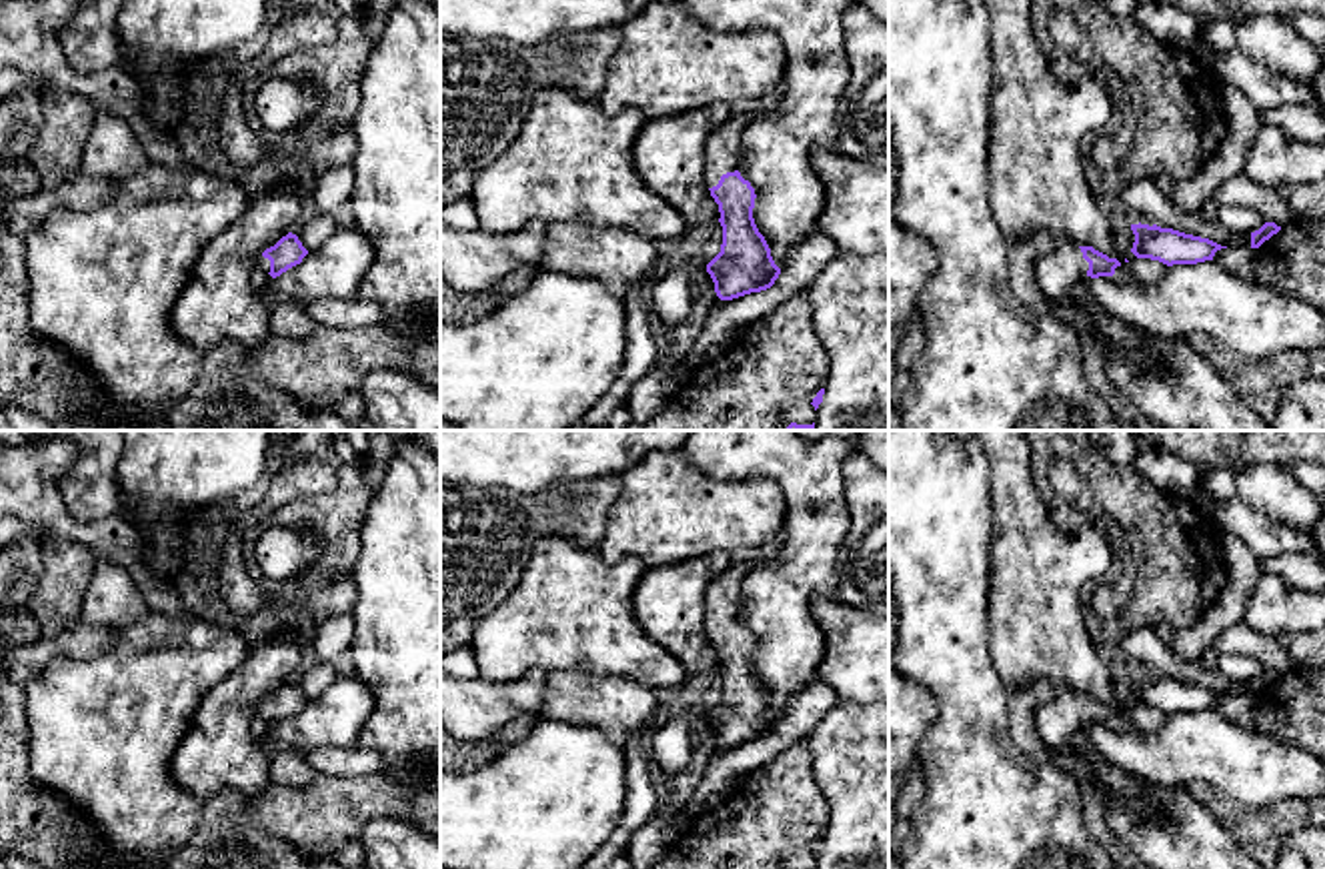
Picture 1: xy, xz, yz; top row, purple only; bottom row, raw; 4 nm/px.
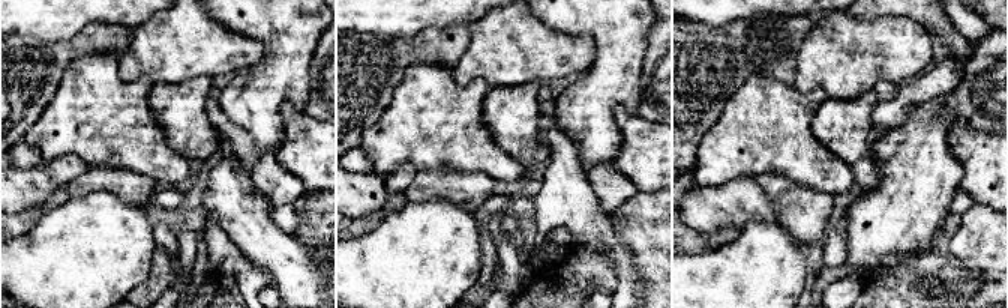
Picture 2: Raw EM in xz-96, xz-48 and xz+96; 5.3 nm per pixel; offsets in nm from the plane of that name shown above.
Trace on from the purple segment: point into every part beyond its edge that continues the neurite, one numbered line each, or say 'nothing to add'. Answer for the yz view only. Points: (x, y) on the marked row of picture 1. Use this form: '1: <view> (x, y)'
1: yz (1055, 273)

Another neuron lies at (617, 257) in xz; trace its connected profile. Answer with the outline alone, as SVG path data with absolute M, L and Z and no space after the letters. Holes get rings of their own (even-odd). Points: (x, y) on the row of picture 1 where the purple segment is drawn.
M552 222L544 234L544 266L594 276L618 298L656 264L654 242L628 228Z

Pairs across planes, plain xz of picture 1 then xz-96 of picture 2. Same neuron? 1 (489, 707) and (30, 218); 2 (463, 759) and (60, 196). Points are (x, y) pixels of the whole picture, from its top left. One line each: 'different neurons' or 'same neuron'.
1: different neurons
2: same neuron

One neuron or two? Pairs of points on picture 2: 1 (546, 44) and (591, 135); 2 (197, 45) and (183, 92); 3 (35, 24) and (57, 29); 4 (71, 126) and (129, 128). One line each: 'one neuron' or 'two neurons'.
1: two neurons
2: two neurons
3: one neuron
4: one neuron

